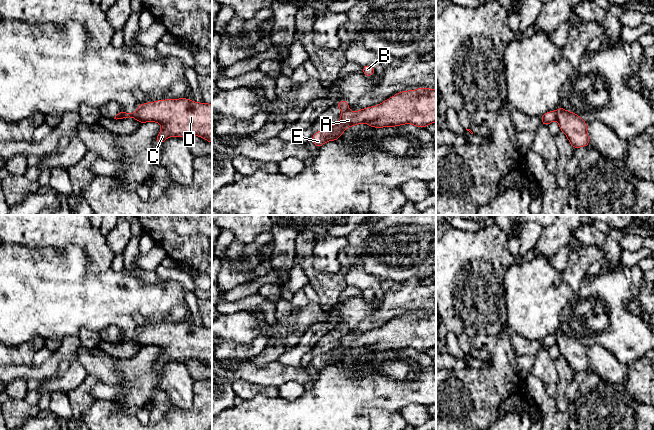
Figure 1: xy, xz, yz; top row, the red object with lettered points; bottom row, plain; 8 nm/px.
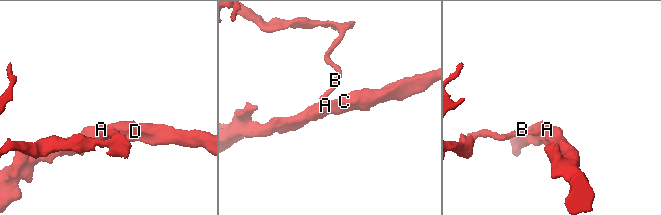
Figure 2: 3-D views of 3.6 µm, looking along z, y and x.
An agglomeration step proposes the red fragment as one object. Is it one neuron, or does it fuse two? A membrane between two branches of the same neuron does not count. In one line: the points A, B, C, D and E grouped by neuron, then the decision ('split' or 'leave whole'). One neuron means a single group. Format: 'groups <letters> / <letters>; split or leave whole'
groups A C D E / B; split

